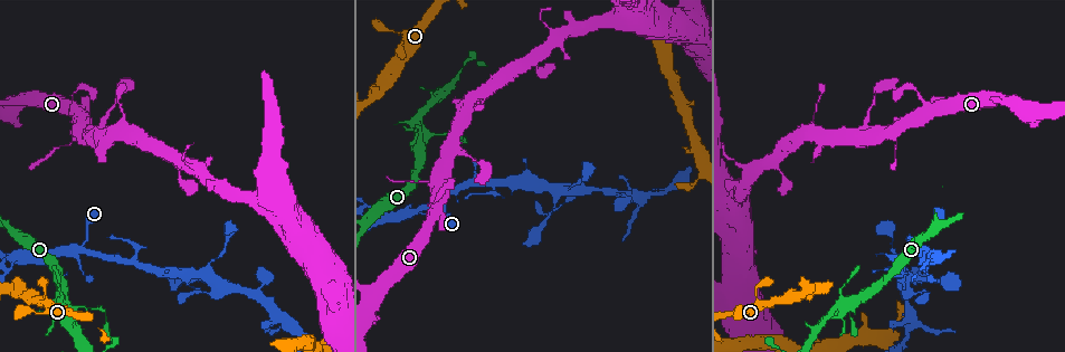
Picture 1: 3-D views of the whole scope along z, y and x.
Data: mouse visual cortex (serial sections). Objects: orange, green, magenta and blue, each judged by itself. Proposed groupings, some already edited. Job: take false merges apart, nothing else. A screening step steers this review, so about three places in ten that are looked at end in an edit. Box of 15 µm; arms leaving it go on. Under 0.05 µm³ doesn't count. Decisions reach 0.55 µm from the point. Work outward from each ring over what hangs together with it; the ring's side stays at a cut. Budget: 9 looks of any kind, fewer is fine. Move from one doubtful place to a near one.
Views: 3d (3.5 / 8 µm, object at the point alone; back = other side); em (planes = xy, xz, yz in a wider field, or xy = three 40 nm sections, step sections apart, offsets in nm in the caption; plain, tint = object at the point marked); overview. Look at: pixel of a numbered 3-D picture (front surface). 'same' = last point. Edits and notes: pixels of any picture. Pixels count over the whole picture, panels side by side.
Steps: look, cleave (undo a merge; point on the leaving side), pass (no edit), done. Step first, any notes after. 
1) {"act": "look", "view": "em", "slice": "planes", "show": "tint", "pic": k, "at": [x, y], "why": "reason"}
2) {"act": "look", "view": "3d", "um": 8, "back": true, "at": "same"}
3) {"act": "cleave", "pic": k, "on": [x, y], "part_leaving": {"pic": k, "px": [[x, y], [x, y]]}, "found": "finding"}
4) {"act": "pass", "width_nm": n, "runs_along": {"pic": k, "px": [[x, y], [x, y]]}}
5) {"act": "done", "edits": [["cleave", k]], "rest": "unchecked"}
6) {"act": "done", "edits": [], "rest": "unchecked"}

{"act": "look", "view": "3d", "um": 3.5, "pic": 1, "at": [81, 249], "why": "four-way junction"}

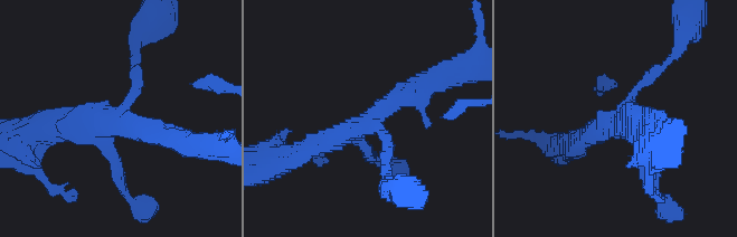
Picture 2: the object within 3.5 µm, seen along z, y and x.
{"act": "look", "view": "em", "slice": "xy", "step": 2, "show": "tint", "pic": 2, "at": [373, 124], "arms": 4, "arm_widths_nm": [150, 150, 300, 350], "why": "now the EM"}

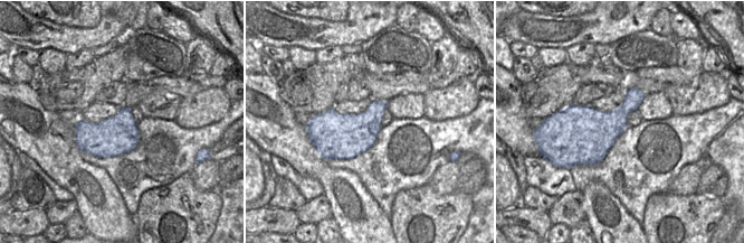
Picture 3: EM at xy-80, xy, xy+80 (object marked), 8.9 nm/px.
{"act": "pass", "width_nm": 400, "runs_along": {"pic": 2, "px": [[667, 59], [615, 121], [583, 139]]}, "found": "one cell here"}

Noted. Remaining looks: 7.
{"act": "look", "view": "3d", "um": 3.5, "back": true, "pic": 1, "at": [852, 302], "why": "three-way junction"}

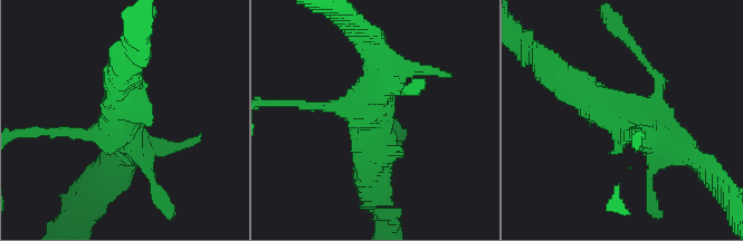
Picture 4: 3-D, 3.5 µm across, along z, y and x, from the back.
{"act": "look", "view": "em", "slice": "planes", "show": "tint", "pic": 4, "at": [123, 120]}

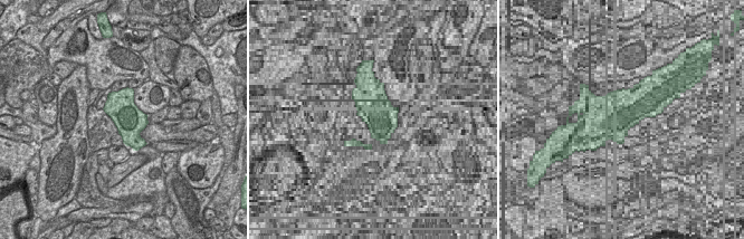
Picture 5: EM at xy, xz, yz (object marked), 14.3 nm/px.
{"act": "pass", "runs_along": {"pic": 4, "px": [[567, 79], [689, 154]]}, "found": "continuous, no second cell"}

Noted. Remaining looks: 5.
{"act": "look", "view": "3d", "um": 3.5, "pic": 1, "at": [404, 40]}

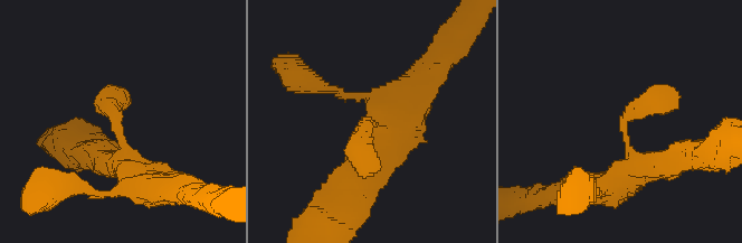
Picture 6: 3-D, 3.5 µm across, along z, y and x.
{"act": "pass", "runs_along": {"pic": 6, "px": [[626, 178], [640, 168], [624, 120], [675, 92]]}, "found": "one cell here"}

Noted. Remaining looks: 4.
{"act": "look", "view": "3d", "um": 3.5, "pic": 1, "at": [619, 20]}

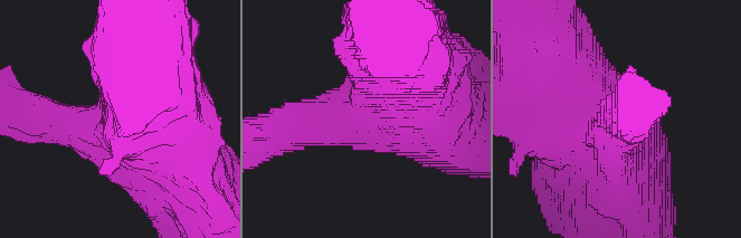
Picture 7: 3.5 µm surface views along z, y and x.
{"act": "look", "view": "em", "slice": "xy", "step": 2, "show": "tint", "pic": 7, "at": [360, 113]}

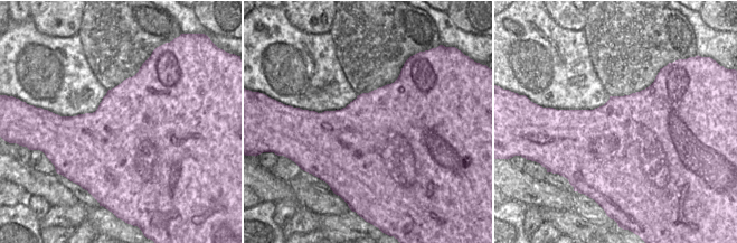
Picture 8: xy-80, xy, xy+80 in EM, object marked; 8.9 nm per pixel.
{"act": "pass", "runs_along": {"pic": 7, "px": [[79, 126], [152, 136], [200, 194]]}, "found": "all the same cell"}

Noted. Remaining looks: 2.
{"act": "done", "edits": [], "rest": "unchecked"}

